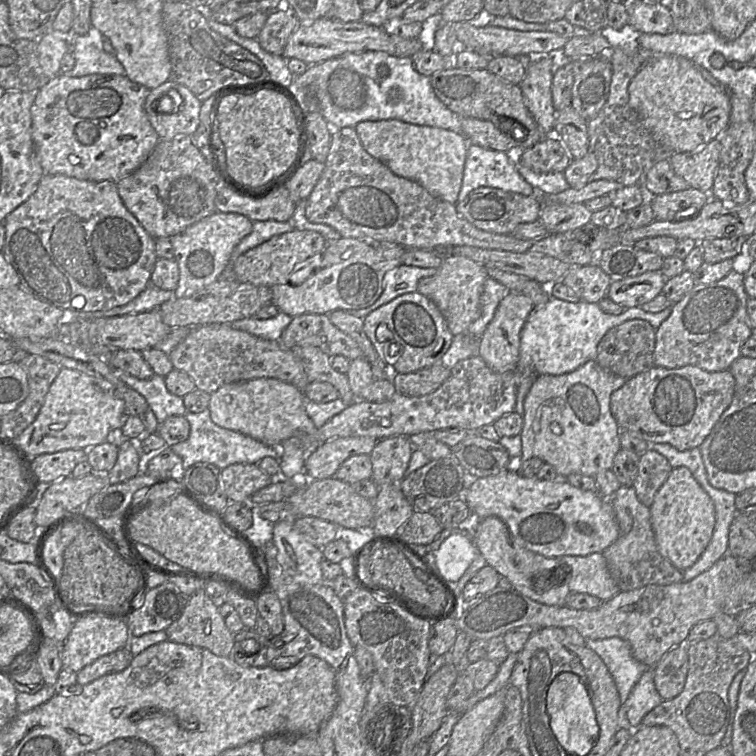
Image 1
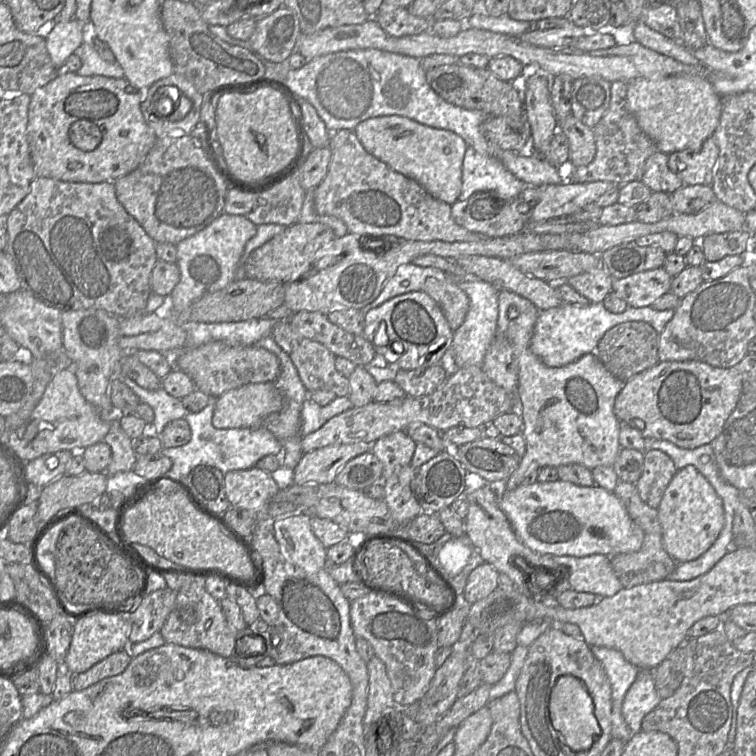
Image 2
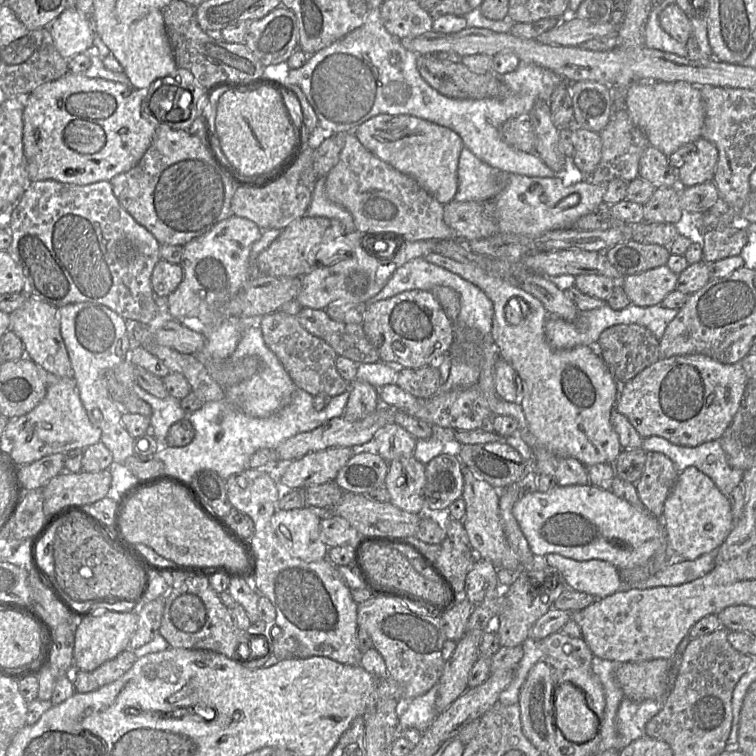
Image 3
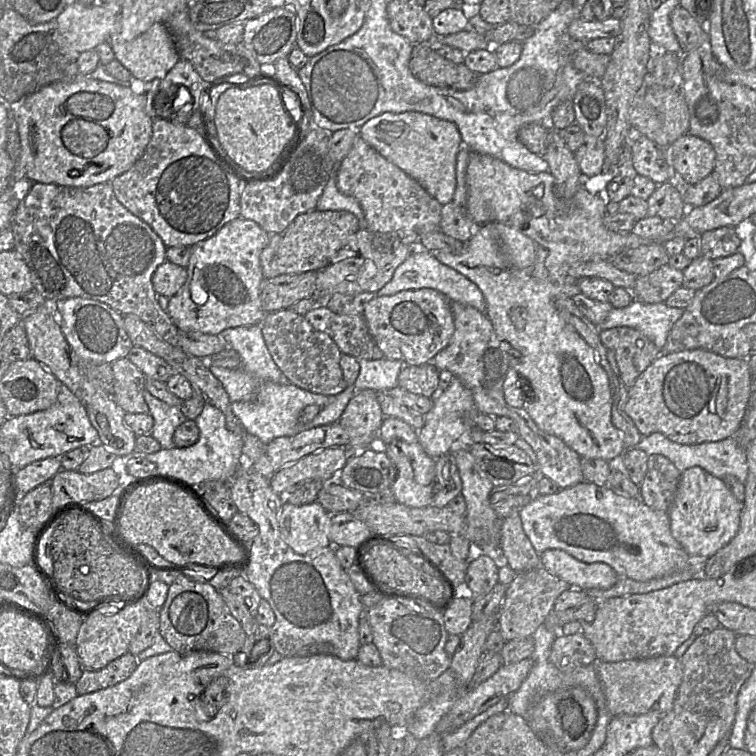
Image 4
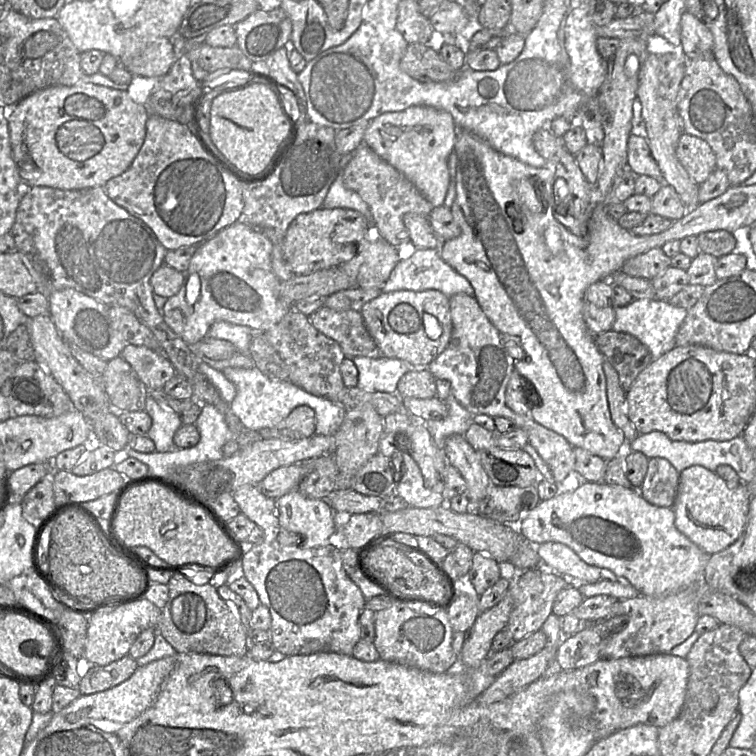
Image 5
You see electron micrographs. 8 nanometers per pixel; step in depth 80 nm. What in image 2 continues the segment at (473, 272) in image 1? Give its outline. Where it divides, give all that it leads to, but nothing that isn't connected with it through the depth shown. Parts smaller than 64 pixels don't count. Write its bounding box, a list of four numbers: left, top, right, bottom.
[422,275,470,331]

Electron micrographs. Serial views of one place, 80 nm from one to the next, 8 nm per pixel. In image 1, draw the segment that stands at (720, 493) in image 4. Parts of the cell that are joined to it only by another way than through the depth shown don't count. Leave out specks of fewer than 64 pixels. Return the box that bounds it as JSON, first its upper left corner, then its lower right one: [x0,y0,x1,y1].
[650,467,716,572]

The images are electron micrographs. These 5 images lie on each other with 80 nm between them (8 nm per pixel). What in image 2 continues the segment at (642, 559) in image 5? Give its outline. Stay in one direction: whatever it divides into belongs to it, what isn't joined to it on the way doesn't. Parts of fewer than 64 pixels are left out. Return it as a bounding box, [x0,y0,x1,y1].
[498,479,643,557]

